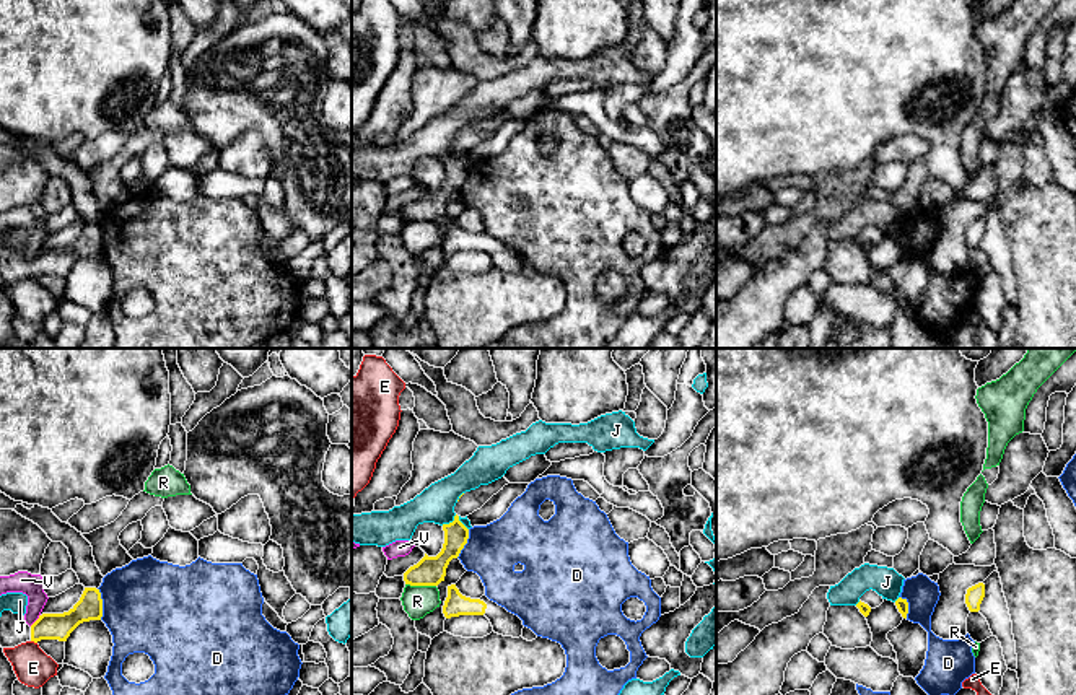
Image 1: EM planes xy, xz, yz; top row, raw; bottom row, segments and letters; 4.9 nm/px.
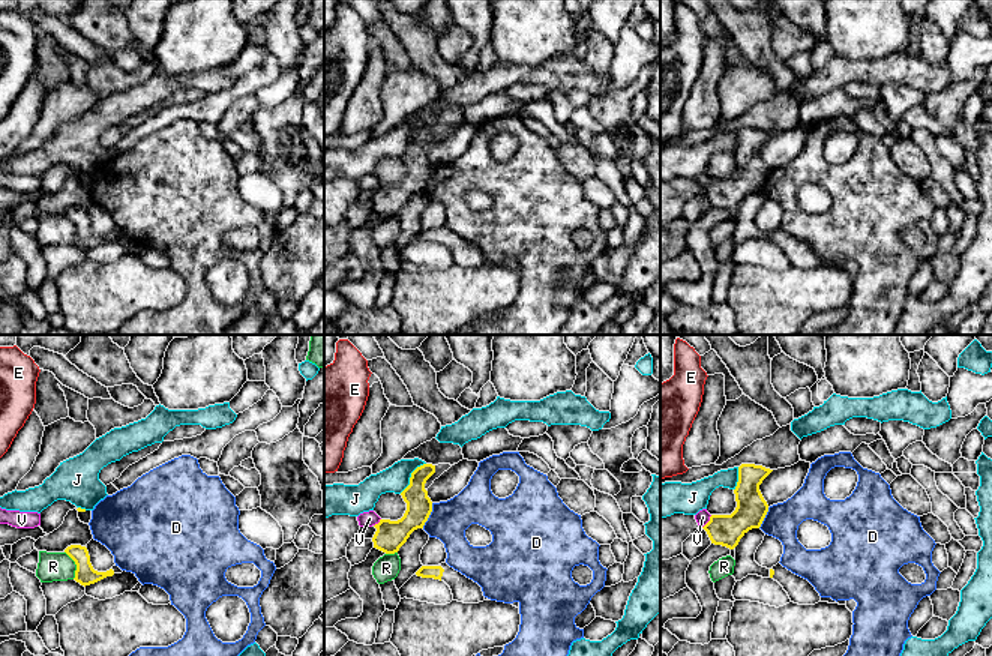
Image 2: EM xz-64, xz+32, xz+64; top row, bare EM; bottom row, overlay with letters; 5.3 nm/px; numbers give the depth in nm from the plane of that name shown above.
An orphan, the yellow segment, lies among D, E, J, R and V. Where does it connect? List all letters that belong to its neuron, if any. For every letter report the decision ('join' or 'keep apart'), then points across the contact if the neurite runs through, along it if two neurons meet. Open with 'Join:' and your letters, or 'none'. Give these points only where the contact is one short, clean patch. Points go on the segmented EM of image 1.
Join: none
D: keep apart; border xy (98, 588), (101, 619)
E: keep apart; border xy (31, 640), (36, 643)
J: keep apart; border xz (441, 524), (448, 524), (456, 515), (468, 529)
R: keep apart; border xz (406, 583), (435, 586)
V: keep apart

